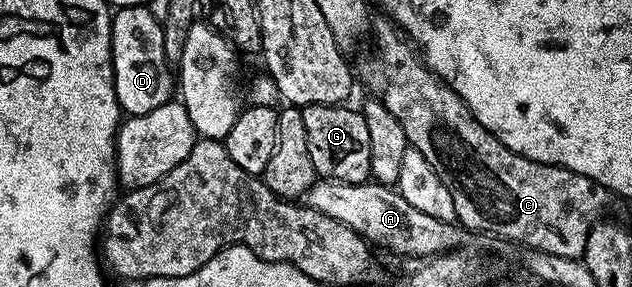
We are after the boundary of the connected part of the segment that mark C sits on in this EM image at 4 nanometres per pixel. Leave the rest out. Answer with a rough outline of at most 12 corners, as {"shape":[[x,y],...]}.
{"shape":[[388,16],[366,84],[456,221],[580,259],[611,191],[504,146]]}

